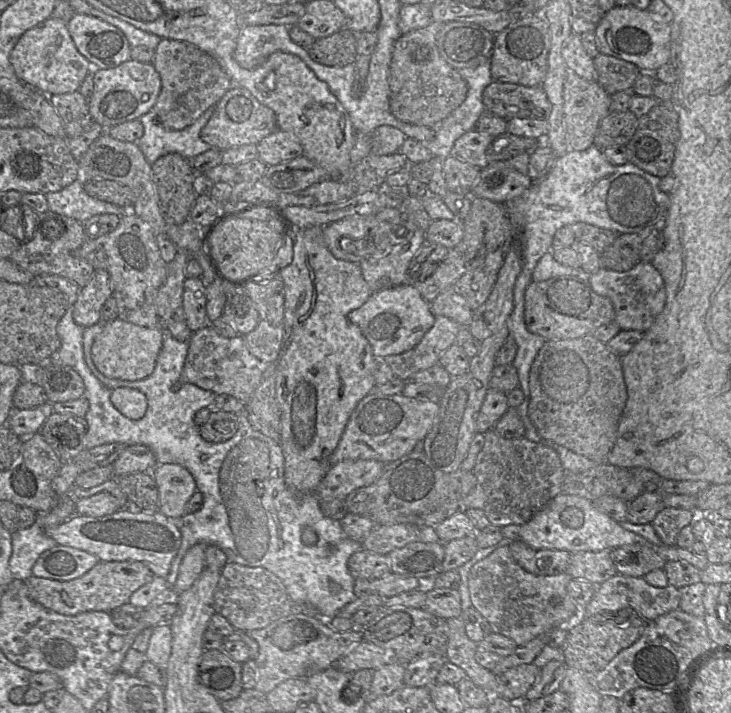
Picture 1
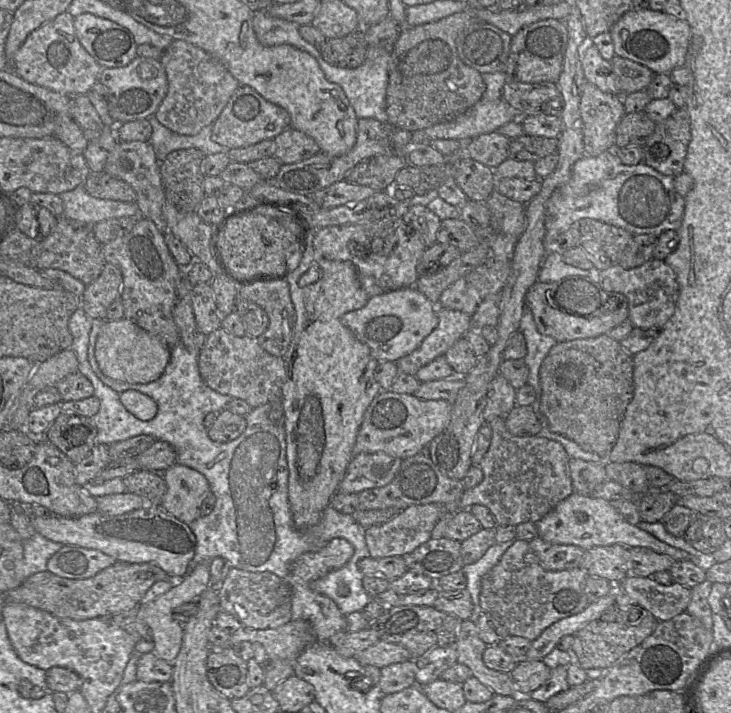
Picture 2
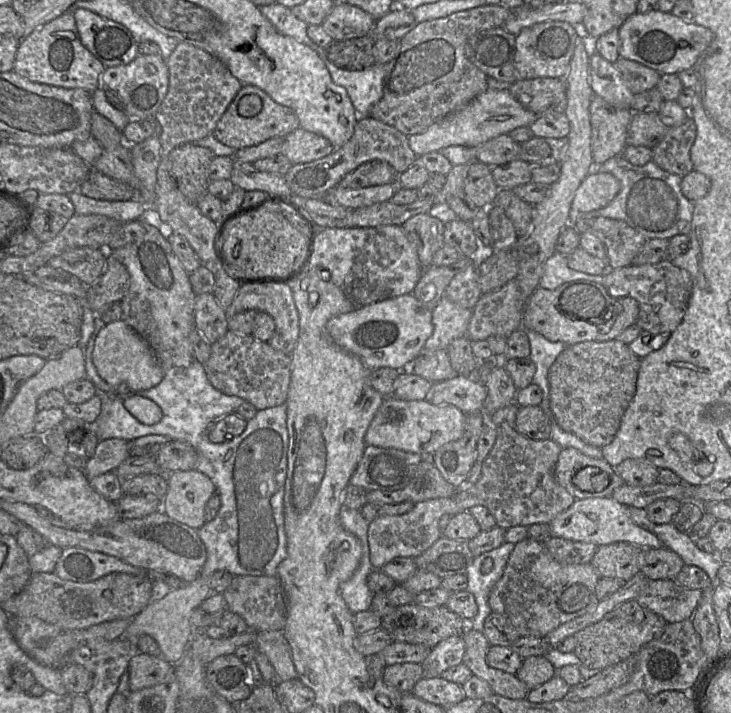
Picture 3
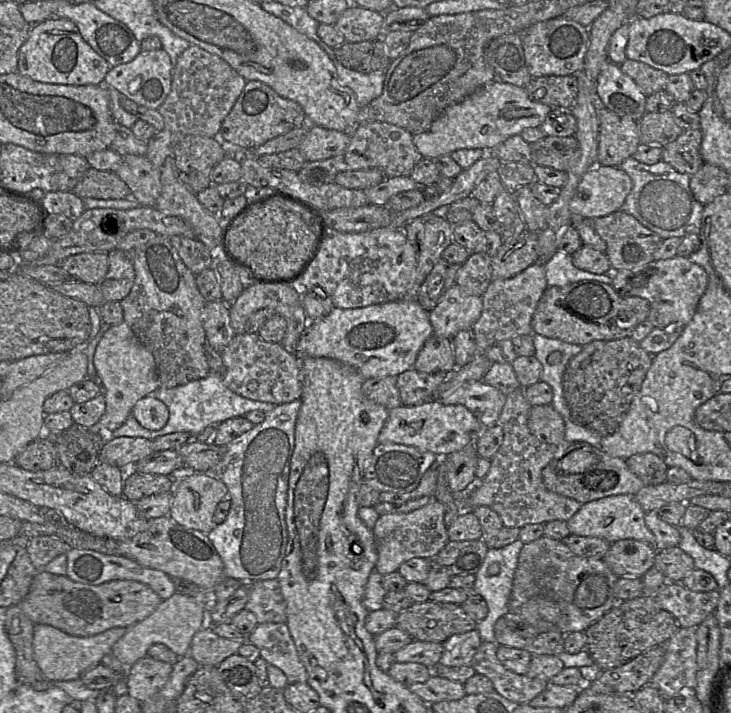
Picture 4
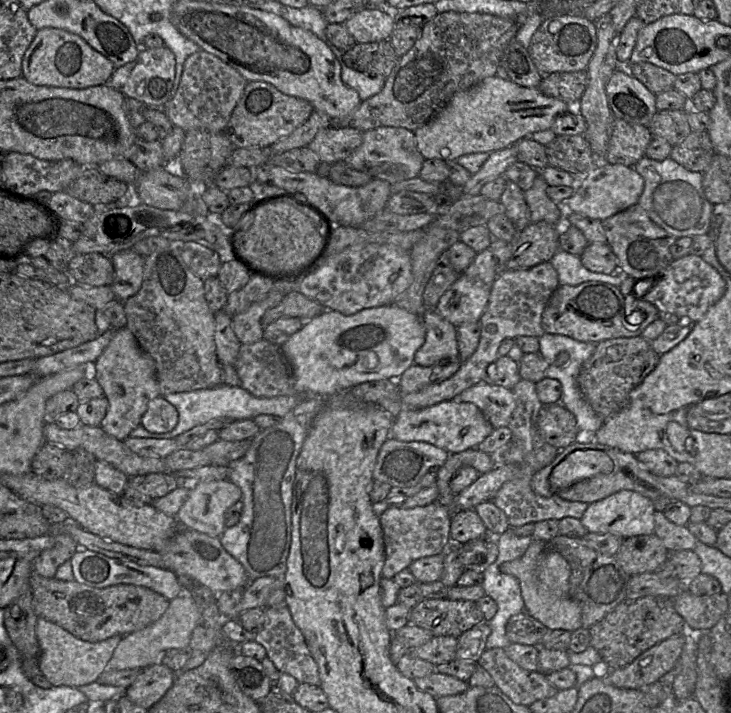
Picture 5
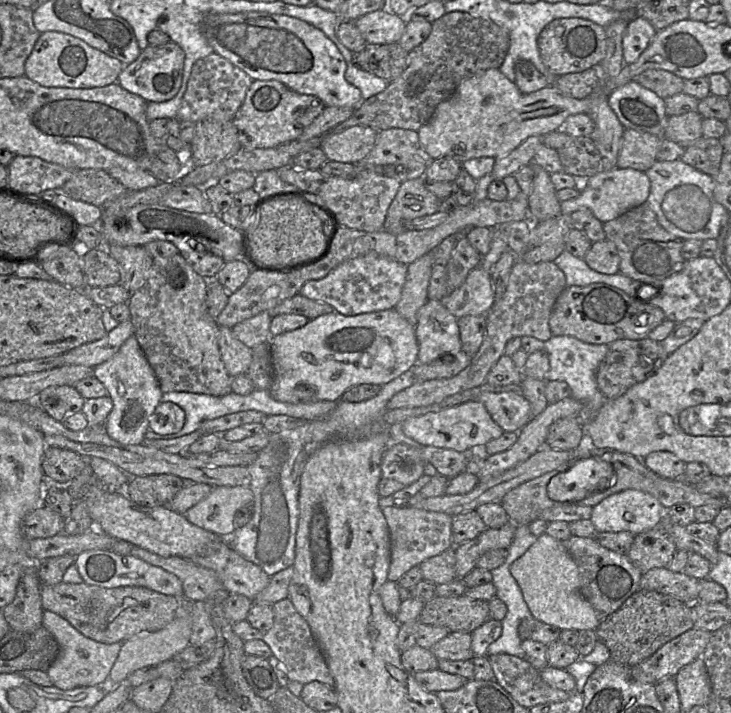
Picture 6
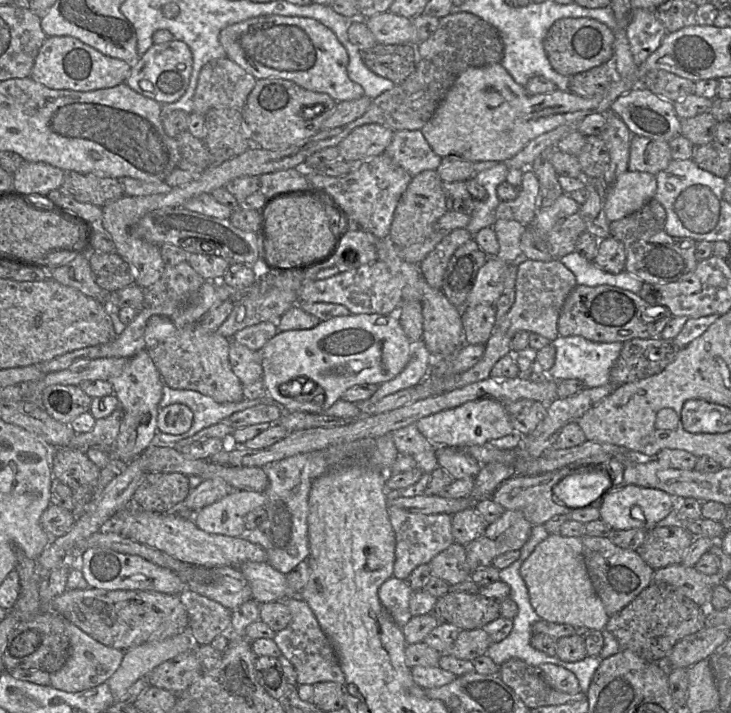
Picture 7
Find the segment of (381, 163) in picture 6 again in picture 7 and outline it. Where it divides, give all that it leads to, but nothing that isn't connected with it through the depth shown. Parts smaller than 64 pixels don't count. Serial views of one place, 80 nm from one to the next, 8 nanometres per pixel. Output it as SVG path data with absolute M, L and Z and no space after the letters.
M420 130L394 131L392 142L383 154L389 156L412 177L426 170L436 170L442 160Z

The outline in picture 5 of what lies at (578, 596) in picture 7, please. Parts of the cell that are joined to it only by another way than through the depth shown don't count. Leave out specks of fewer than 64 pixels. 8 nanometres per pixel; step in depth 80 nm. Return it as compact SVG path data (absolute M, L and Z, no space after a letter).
M533 540L520 558L503 563L500 570L518 580L525 611L549 630L573 632L582 628L580 606L569 594L570 566L547 542Z

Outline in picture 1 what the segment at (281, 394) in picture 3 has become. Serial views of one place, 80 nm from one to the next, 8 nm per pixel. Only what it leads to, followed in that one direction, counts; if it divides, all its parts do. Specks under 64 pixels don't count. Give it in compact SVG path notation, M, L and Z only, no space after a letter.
M209 325L192 333L183 370L172 390L178 391L183 384L191 383L215 394L230 395L246 404L270 364L259 360L249 352L243 336L226 338Z

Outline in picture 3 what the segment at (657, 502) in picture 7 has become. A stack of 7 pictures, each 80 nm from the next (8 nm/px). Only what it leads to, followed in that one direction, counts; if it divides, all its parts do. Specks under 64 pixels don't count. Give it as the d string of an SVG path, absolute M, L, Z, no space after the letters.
M611 496L576 499L567 510L550 522L552 536L591 543L598 547L615 542L627 542L643 549L664 547L653 532L637 526L631 520L628 507Z

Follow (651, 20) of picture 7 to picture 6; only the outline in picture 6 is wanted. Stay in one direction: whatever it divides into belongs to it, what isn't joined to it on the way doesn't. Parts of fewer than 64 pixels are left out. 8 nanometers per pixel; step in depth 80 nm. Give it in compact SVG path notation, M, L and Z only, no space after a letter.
M641 17L628 23L622 38L624 65L637 61L651 43L656 32L655 28Z

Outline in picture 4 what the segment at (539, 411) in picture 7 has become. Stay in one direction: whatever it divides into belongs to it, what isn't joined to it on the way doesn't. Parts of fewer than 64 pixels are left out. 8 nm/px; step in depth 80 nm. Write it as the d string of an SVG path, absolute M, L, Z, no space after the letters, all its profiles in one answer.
M481 380L465 382L454 390L442 392L438 400L445 405L465 406L483 428L491 428L498 425L506 397L500 390Z

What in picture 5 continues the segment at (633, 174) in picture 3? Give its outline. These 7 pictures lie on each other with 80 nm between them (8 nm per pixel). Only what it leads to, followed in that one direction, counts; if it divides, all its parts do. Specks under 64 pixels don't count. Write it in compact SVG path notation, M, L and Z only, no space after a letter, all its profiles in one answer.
M643 157L632 168L644 179L644 189L637 205L656 225L673 238L709 232L713 205L705 197L701 173L689 171L670 158L658 162Z

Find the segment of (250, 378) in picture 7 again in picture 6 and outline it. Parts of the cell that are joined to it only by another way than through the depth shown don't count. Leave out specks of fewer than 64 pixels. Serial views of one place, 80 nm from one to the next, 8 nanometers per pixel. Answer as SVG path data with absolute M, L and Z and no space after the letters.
M218 328L218 345L225 368L230 376L246 374L252 362L252 349L240 342L231 328Z

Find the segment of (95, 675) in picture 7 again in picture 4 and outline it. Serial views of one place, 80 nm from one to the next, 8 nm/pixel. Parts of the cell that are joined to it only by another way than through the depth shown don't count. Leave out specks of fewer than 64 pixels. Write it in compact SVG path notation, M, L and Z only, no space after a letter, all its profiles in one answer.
M36 624L34 626L33 653L44 678L50 682L73 681L102 658L112 652L114 644L125 635L128 628L115 627L88 637L73 636L54 627Z

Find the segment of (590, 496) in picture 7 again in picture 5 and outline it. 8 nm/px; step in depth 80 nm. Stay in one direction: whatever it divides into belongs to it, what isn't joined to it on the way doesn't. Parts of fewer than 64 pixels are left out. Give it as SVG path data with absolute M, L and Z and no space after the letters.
M576 451L553 470L550 486L554 491L559 491L597 474L609 473L613 468L612 460L602 451Z

